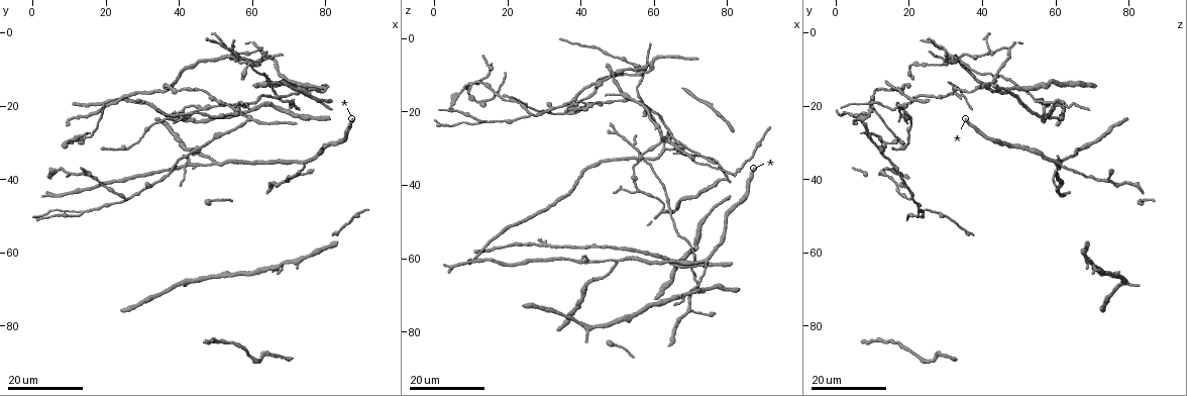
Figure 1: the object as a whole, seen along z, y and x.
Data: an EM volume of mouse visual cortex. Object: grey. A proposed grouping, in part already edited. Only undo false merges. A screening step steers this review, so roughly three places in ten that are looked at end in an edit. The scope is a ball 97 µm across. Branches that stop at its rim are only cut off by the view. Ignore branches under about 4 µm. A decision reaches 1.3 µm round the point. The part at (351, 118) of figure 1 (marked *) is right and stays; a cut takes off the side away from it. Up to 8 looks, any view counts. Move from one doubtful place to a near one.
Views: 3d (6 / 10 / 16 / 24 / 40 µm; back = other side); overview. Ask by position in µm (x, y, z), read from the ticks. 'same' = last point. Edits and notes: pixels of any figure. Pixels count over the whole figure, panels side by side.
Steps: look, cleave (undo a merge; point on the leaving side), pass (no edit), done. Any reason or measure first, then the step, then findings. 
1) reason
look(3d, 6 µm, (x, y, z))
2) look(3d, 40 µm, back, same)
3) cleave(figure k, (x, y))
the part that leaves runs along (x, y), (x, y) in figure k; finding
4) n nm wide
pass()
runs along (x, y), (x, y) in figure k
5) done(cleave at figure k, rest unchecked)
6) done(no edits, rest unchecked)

three arms meet
look(3d, 16 µm, (57.5, 19.0, 9.0))

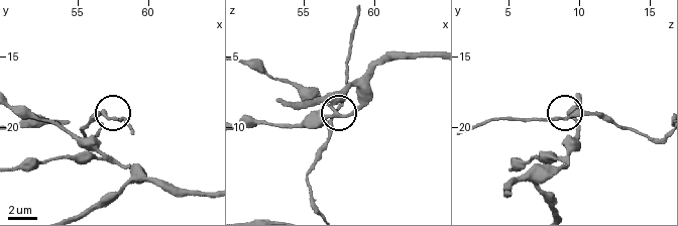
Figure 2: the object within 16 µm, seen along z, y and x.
look(3d, 6 µm, (57.2, 19.4, 9.0))

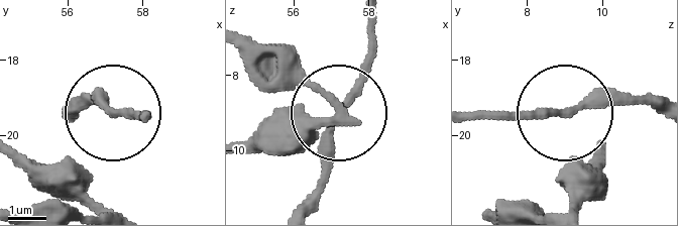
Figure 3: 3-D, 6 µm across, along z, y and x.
150 nm wide
pass()
one neuron here

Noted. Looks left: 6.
thin arm on a thick one
look(3d, 16 µm, (13.5, 48.5, 22.5))

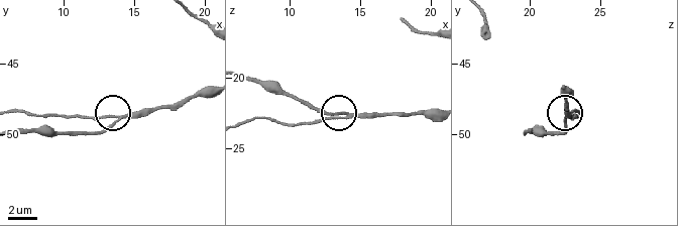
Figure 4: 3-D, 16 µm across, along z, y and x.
look(3d, 6 µm, (13.8, 49.0, 22.6))

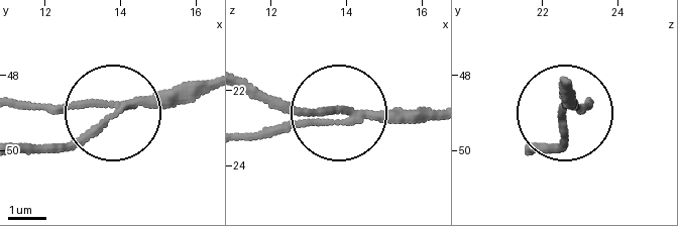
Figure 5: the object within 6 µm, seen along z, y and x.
170 nm wide
pass()
runs along (567, 78), (567, 126), (551, 148) in figure 5; continuous, no second neuron

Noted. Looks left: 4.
sudden change in width
look(3d, 16 µm, (19.0, 47.5, 23.0))

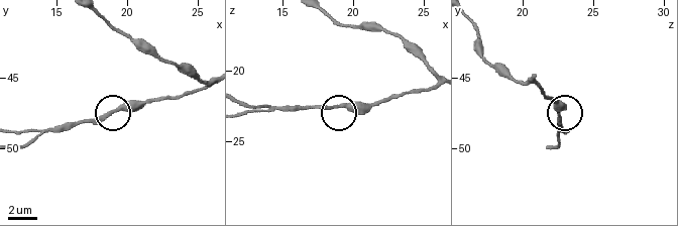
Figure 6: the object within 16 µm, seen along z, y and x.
look(3d, 10 µm, (19.0, 47.4, 22.6))

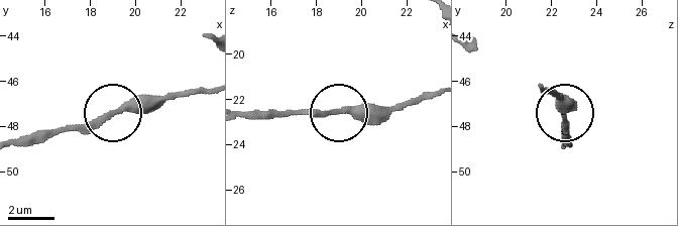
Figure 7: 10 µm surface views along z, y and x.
pass()
runs along (433, 95), (386, 108), (272, 114) in figure 7; all the same neuron

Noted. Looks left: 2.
arms part here
look(3d, 16 µm, (26.0, 45.5, 21.0))

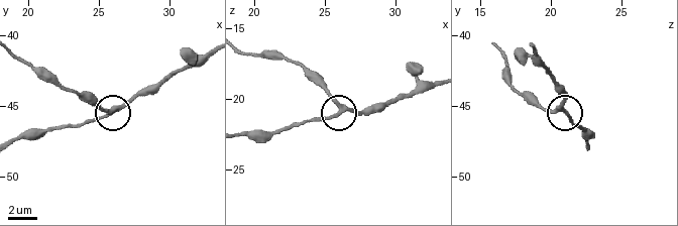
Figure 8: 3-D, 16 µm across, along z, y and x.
look(3d, 6 µm, (26.0, 45.2, 20.8))

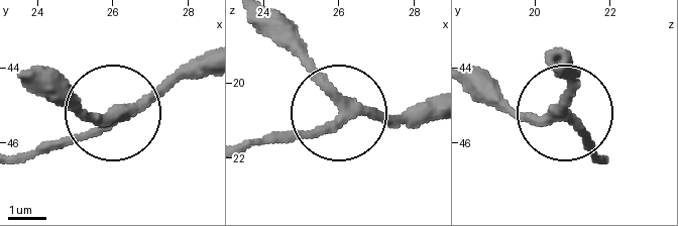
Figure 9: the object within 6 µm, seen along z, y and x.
side arm 30 µm; 3 arms
pass()
continuous, no second neuron

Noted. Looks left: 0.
done(no edits, rest unchecked)

